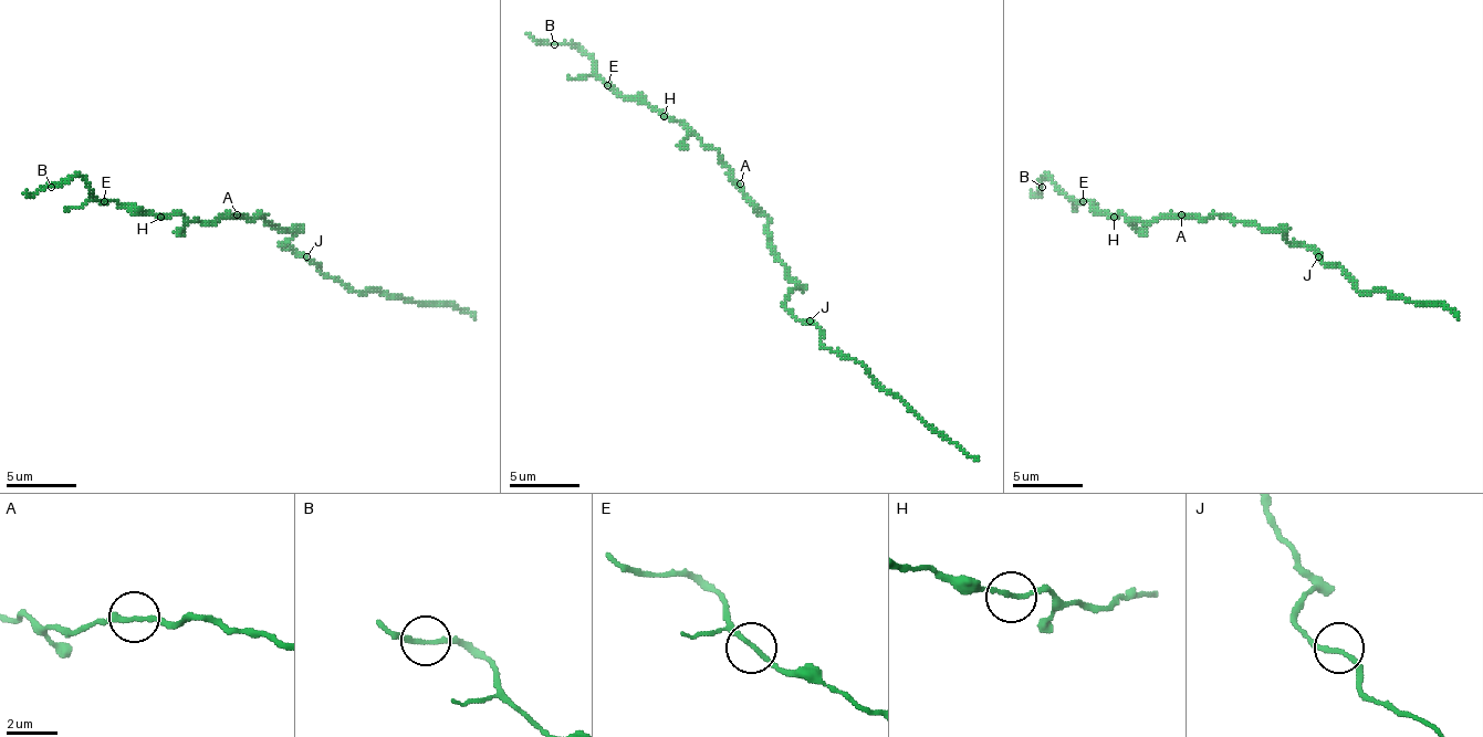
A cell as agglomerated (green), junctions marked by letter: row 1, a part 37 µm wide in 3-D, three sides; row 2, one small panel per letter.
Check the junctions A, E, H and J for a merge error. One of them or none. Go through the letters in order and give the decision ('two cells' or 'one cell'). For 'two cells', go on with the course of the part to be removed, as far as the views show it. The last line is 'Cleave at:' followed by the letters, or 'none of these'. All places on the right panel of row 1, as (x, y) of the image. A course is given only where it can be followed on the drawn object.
A: one cell
E: two cells; foreign part runs (1084, 200), (1073, 200), (1048, 176), (1042, 190), (1031, 193)
H: one cell
J: one cell
Cleave at: E

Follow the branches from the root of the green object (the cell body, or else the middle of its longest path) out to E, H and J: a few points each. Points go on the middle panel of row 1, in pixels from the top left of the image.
E: (771, 237), (768, 219), (743, 195), (716, 149), (680, 120), (624, 99), (607, 86)
H: (771, 237), (768, 219), (743, 195), (722, 156), (716, 149), (708, 149), (680, 120), (662, 117)
J: (771, 237), (771, 250), (796, 285), (789, 292), (785, 306), (800, 320), (810, 320)

